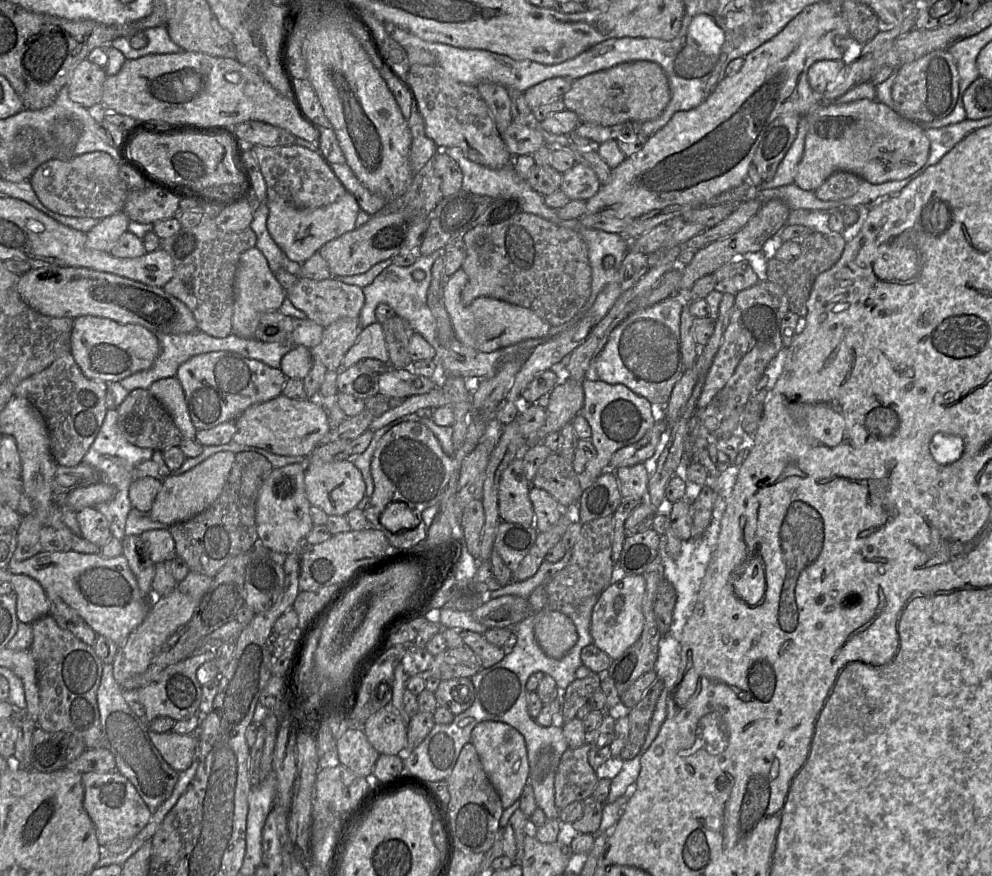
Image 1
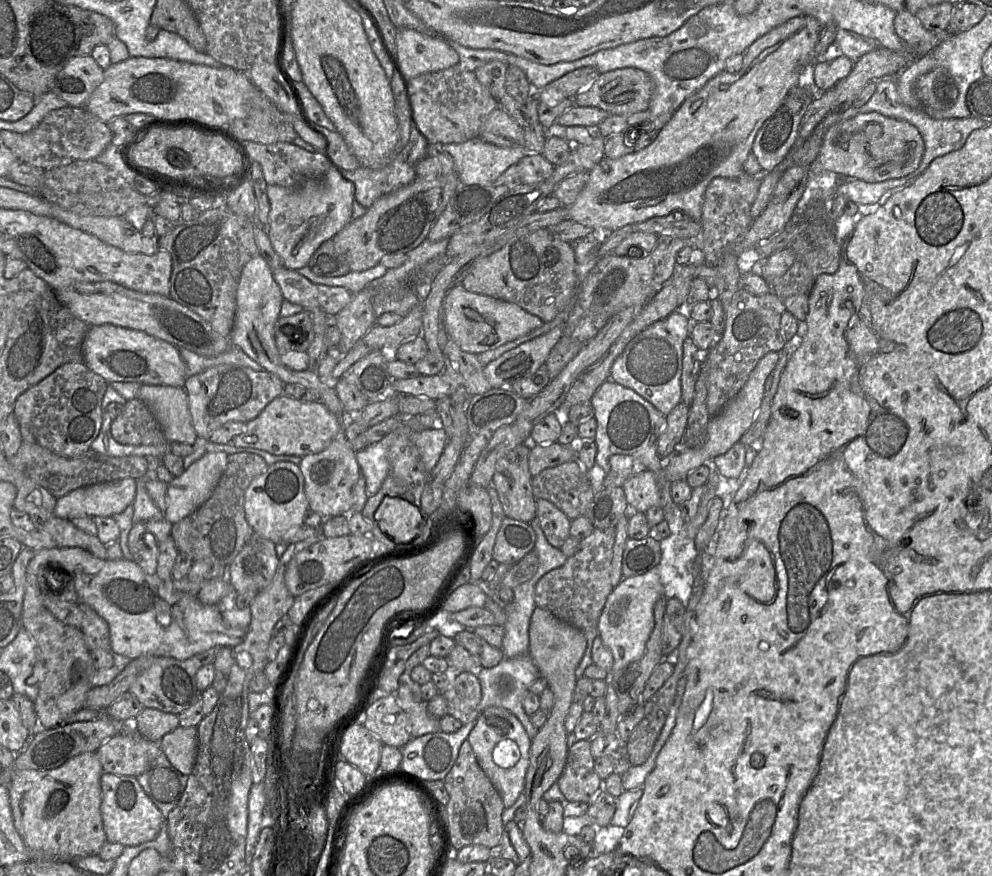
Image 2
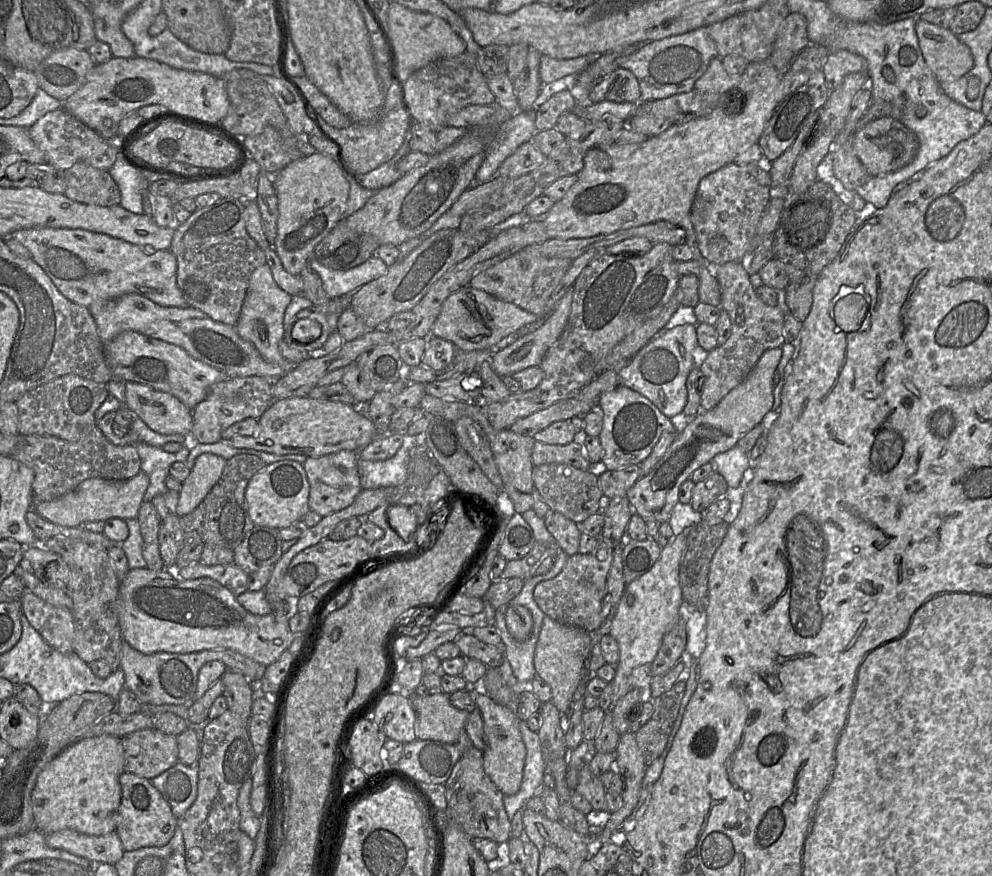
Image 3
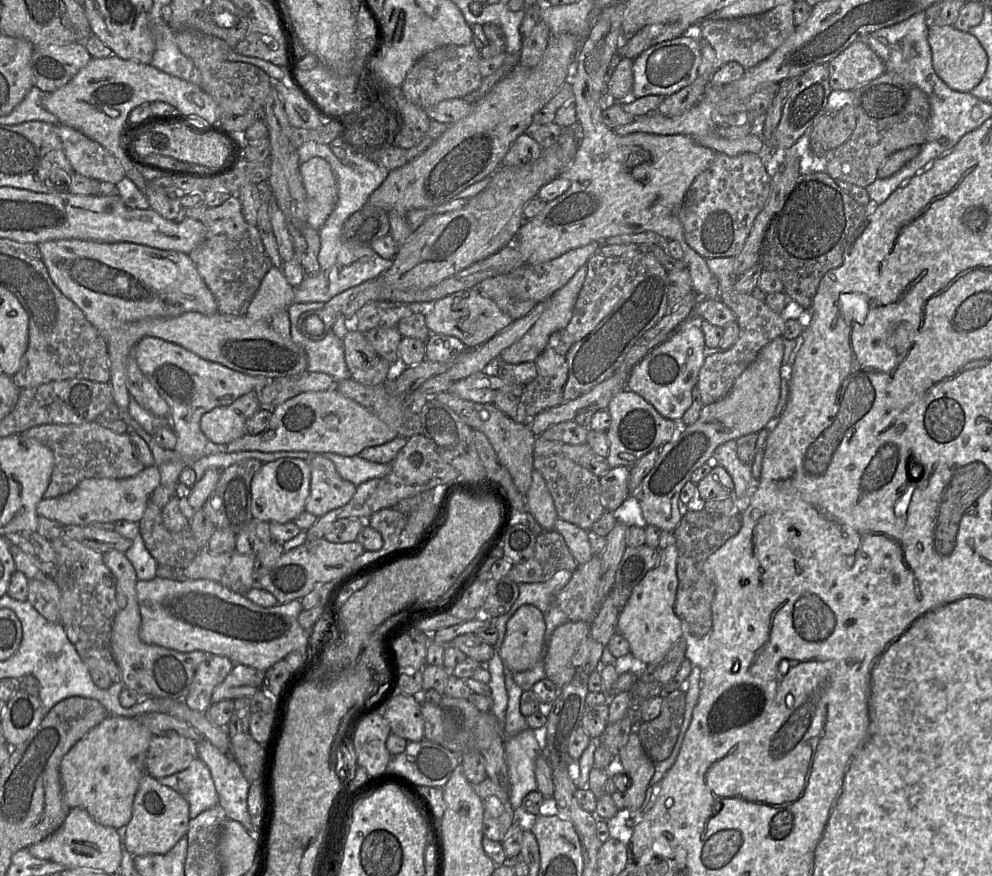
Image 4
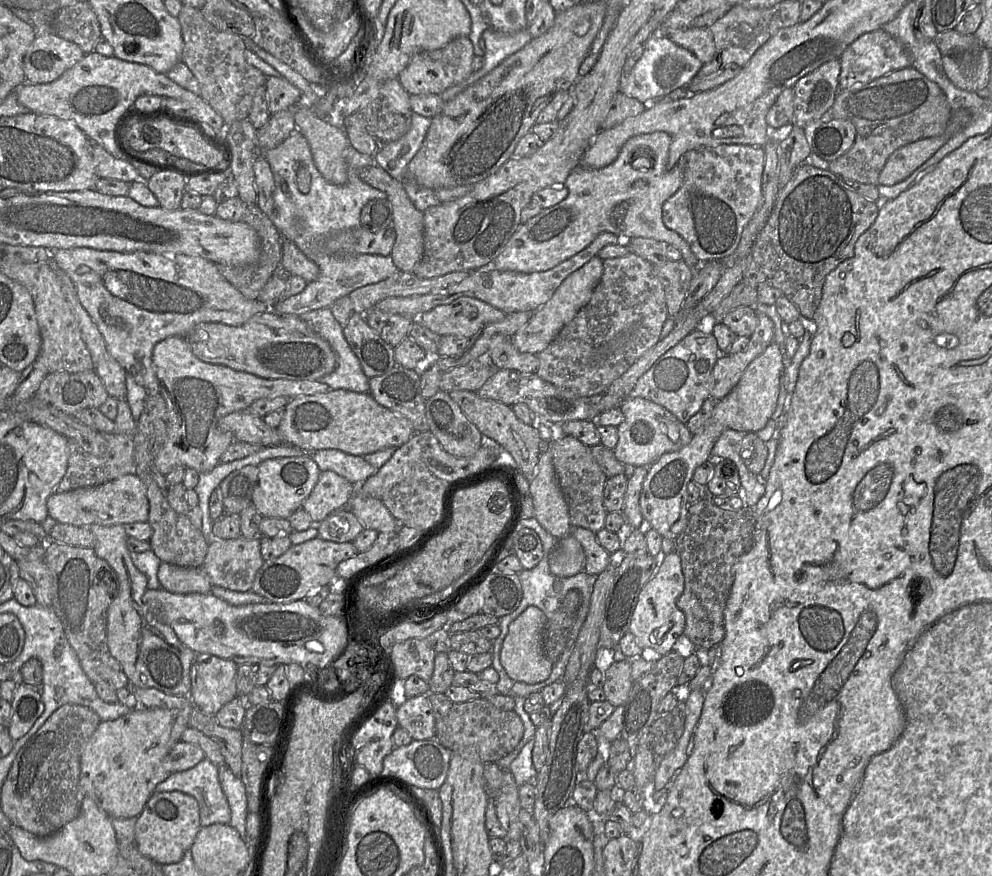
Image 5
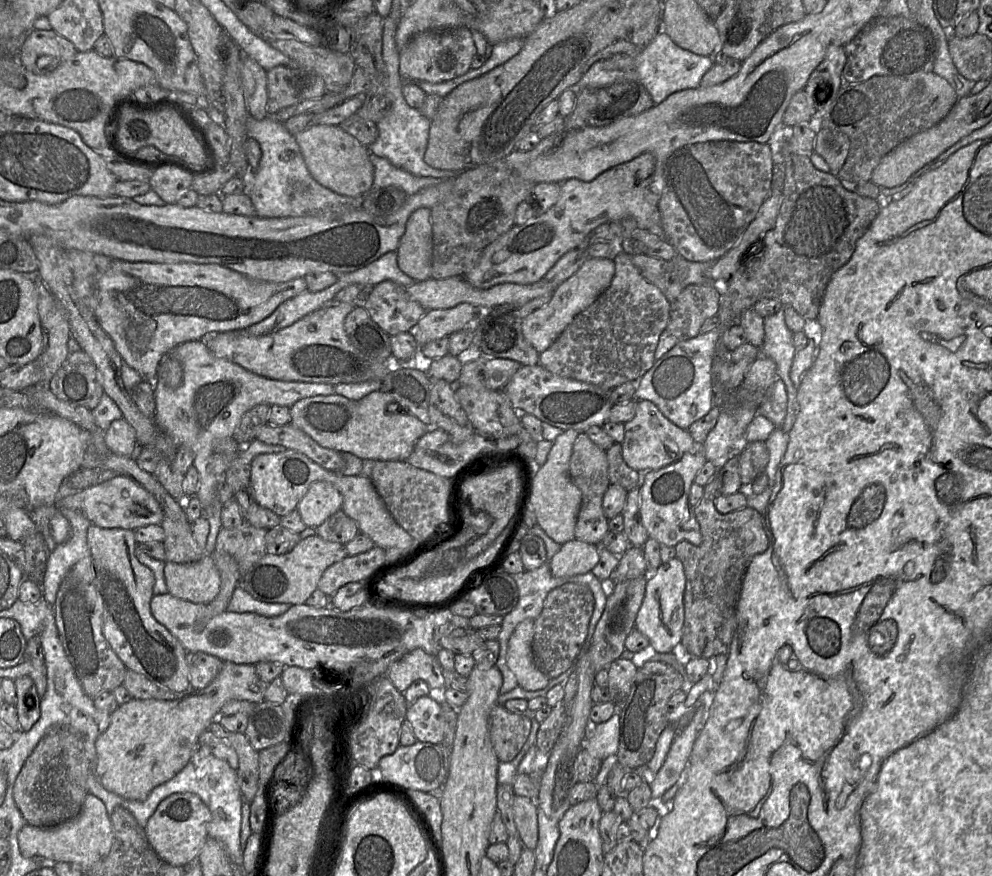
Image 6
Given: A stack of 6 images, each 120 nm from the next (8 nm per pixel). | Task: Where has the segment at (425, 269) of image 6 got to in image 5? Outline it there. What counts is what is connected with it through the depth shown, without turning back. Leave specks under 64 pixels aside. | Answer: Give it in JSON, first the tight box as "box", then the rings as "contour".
{"box":[359,166,424,272],"contour":[[[379,166],[364,167],[359,177],[371,185],[386,193],[393,210],[392,225],[396,232],[395,243],[391,257],[397,268],[404,272],[412,272],[416,264],[421,260],[424,250],[424,212],[418,210],[405,192],[401,181],[392,178]]]}

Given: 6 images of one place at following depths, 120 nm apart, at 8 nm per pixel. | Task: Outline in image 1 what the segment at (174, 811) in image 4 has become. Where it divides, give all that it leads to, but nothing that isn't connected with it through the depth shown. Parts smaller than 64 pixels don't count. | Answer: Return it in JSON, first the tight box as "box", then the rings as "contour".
{"box":[82,772,153,846],"contour":[[[119,772],[82,774],[83,805],[96,828],[100,846],[119,840],[133,839],[150,821],[153,811],[145,804],[135,786]]]}

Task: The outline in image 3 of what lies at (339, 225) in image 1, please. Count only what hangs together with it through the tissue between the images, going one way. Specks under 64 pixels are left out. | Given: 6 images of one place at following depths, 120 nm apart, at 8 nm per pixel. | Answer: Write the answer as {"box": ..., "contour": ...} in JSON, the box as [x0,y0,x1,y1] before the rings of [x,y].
{"box":[272,153,350,275],"contour":[[[322,153],[292,161],[272,176],[272,182],[278,198],[277,235],[273,247],[285,270],[301,275],[317,244],[343,219],[350,184],[341,164]]]}

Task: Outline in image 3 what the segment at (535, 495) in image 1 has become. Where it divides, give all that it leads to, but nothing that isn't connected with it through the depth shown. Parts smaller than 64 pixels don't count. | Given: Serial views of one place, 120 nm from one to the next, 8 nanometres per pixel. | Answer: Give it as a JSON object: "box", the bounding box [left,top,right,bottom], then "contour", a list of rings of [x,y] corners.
{"box":[544,509,581,556],"contour":[[[549,509],[544,517],[544,523],[559,547],[568,556],[578,553],[581,532],[575,522],[561,513]]]}

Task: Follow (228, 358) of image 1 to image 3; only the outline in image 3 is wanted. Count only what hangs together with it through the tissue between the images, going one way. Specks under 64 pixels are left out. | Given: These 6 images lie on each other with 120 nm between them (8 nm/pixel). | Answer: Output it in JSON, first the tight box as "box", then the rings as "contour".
{"box":[190,376,274,443],"contour":[[[243,376],[230,377],[213,385],[206,398],[191,411],[193,428],[190,442],[216,443],[221,440],[222,432],[234,423],[246,418],[259,419],[274,401],[272,382],[261,376]]]}

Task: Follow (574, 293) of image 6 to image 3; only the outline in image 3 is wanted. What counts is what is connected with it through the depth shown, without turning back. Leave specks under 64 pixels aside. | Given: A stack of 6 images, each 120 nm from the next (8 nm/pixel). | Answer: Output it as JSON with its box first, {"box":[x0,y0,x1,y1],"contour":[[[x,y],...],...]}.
{"box":[490,287,573,377],"contour":[[[573,287],[566,291],[540,328],[494,353],[490,362],[495,373],[504,377],[529,367],[540,366],[548,349],[564,331],[571,312],[572,299]]]}

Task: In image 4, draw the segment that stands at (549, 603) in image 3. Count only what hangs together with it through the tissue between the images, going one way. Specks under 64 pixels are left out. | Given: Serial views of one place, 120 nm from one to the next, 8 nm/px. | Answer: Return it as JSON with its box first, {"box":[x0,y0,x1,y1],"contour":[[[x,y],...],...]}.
{"box":[556,555,601,623],"contour":[[[594,555],[588,562],[579,564],[573,571],[569,582],[556,597],[556,605],[567,616],[569,621],[591,623],[598,613],[598,589],[601,578],[601,558]]]}

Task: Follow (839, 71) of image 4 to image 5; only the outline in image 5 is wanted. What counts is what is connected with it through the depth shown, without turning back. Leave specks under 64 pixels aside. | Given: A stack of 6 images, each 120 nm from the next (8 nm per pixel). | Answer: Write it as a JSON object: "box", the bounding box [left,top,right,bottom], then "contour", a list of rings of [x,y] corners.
{"box":[839,28,912,90],"contour":[[[882,28],[861,35],[844,50],[839,60],[841,64],[840,90],[864,85],[895,70],[908,68],[912,65],[906,48]]]}

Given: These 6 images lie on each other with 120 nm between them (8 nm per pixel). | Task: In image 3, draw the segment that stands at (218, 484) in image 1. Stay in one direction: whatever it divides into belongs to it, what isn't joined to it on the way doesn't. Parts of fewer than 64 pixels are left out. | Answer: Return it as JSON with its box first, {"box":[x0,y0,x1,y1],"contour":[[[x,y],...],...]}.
{"box":[176,453,226,516],"contour":[[[204,453],[197,457],[190,474],[182,482],[176,515],[185,516],[194,511],[220,479],[226,460],[218,455]]]}

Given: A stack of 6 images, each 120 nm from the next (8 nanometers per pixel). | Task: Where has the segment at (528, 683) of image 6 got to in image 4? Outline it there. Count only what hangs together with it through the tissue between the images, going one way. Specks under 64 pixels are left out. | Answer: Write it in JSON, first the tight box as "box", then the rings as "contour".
{"box":[500,604,545,672],"contour":[[[524,604],[509,619],[500,657],[511,672],[523,672],[545,657],[545,620],[534,605]]]}

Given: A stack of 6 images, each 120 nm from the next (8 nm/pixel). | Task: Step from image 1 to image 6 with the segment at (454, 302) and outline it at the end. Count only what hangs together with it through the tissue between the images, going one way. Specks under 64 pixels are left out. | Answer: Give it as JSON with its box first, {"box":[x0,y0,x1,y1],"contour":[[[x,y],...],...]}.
{"box":[414,303,481,350],"contour":[[[460,303],[447,309],[429,309],[414,327],[414,337],[418,350],[426,343],[449,337],[454,332],[472,325],[481,310],[469,303]]]}

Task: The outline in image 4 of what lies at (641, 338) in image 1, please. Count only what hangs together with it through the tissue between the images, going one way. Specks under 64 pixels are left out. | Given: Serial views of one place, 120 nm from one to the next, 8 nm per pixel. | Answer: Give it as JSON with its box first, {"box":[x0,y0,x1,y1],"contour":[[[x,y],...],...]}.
{"box":[626,325,705,420],"contour":[[[699,325],[675,330],[664,342],[653,348],[632,369],[626,388],[643,397],[665,418],[678,420],[692,403],[692,389],[705,361],[705,338]]]}

